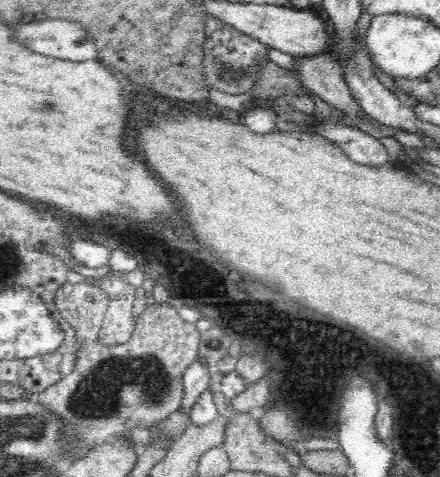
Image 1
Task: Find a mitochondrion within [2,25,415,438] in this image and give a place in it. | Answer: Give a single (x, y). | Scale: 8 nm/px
(96, 394)

